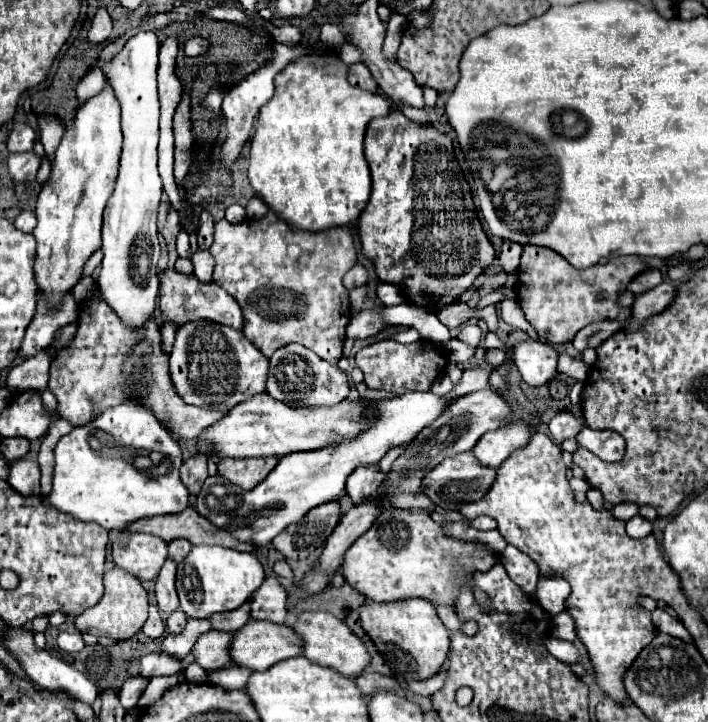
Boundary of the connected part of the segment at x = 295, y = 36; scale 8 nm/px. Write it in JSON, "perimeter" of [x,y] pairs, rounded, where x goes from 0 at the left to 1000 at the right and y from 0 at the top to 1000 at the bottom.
{"perimeter":[[[412,33],[390,36],[390,39],[387,39],[387,55],[390,55],[393,61],[421,64],[421,58],[427,55],[427,44],[424,44],[424,39],[418,39],[418,36],[412,36]]]}

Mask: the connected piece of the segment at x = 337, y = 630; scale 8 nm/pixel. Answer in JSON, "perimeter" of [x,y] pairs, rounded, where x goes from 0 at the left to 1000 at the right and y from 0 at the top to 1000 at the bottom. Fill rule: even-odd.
{"perimeter":[[[427,848],[421,853],[421,861],[415,864],[415,873],[429,884],[429,909],[435,914],[455,920],[460,925],[472,925],[483,936],[506,939],[525,917],[525,909],[517,900],[514,889],[466,848]]]}

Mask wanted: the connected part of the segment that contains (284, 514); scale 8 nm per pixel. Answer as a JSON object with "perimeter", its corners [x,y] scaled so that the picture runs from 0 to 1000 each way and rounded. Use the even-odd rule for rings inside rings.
{"perimeter":[[[573,543],[554,554],[537,554],[531,557],[537,576],[525,582],[520,598],[497,612],[483,612],[480,618],[398,632],[376,665],[356,679],[345,681],[311,657],[294,659],[277,690],[277,706],[308,731],[322,734],[333,748],[373,756],[407,726],[421,723],[444,701],[477,693],[486,684],[489,662],[503,645],[534,643],[548,620],[579,615],[599,590],[610,587],[630,568],[633,560],[636,557],[627,557],[627,551],[610,543]]]}

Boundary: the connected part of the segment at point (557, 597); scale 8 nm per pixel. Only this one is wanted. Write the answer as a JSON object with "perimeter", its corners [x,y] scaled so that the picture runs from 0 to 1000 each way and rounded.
{"perimeter":[[[768,801],[760,806],[760,817],[757,817],[757,828],[763,834],[763,839],[777,850],[785,853],[797,845],[797,834],[805,823],[802,806],[791,803],[791,801]]]}

